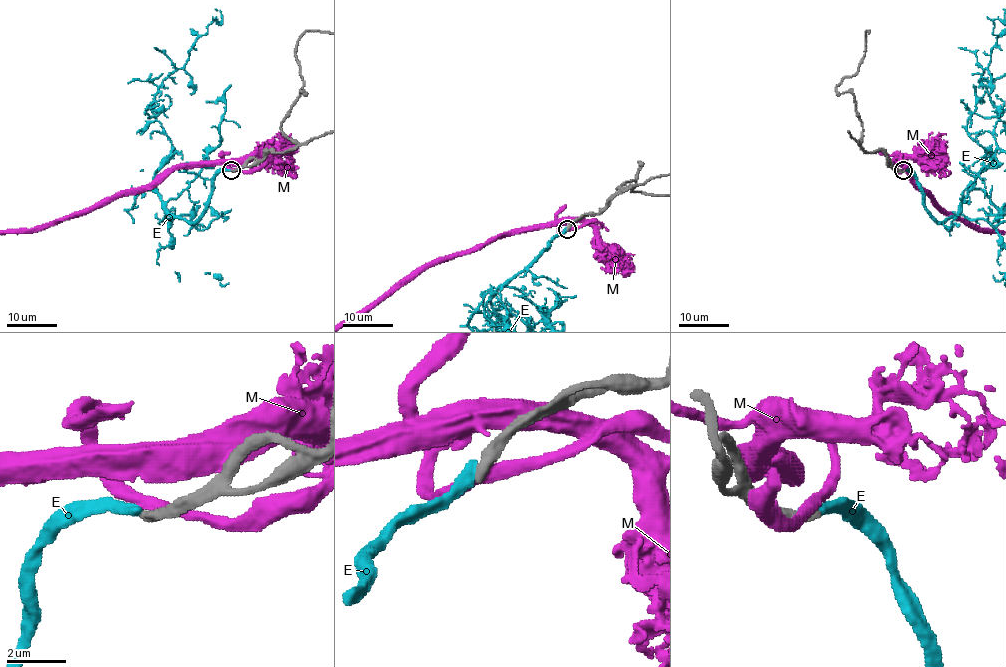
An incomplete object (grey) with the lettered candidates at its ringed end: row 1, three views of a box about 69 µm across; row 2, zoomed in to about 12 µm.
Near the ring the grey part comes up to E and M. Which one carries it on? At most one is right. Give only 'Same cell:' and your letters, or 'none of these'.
Same cell: E

